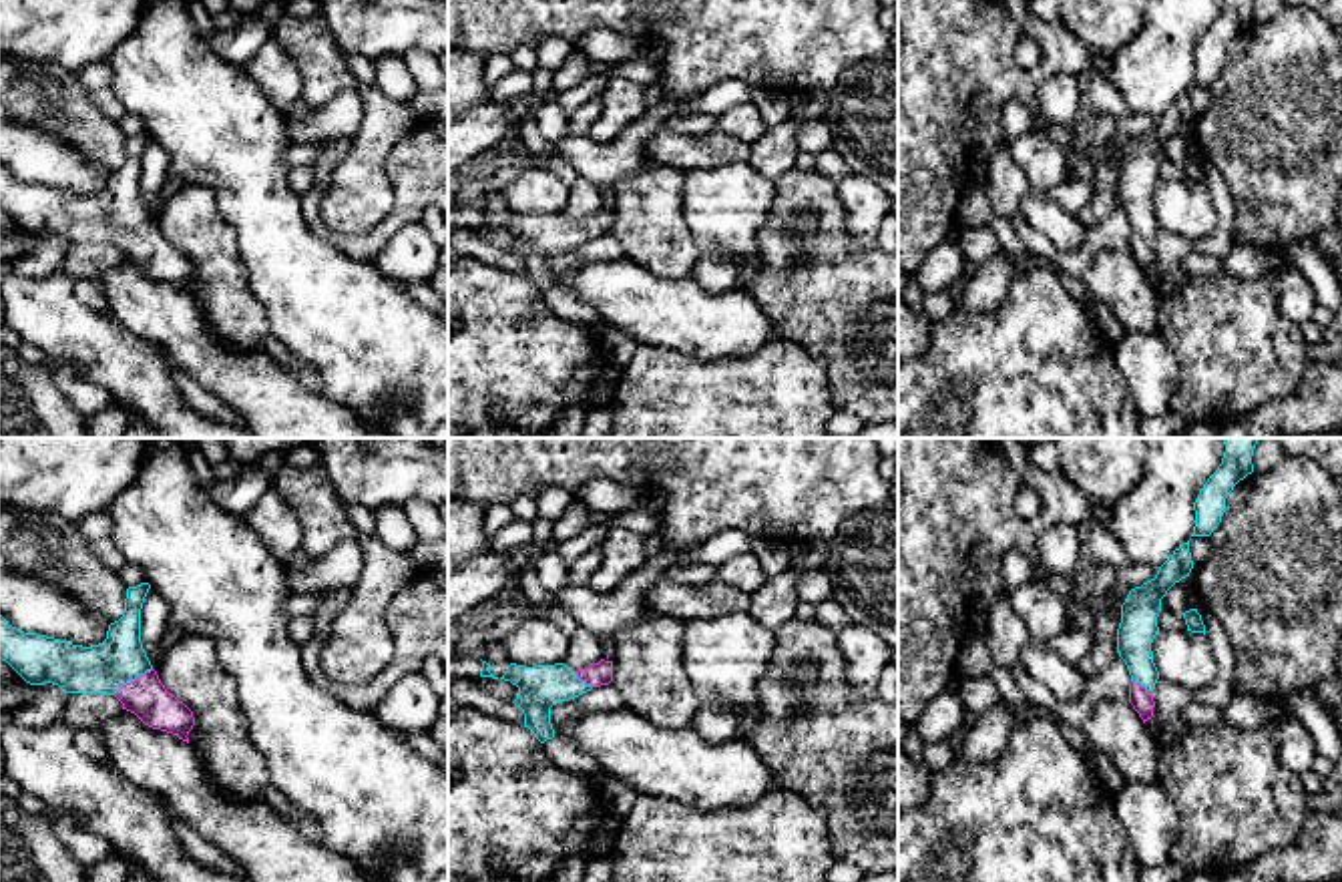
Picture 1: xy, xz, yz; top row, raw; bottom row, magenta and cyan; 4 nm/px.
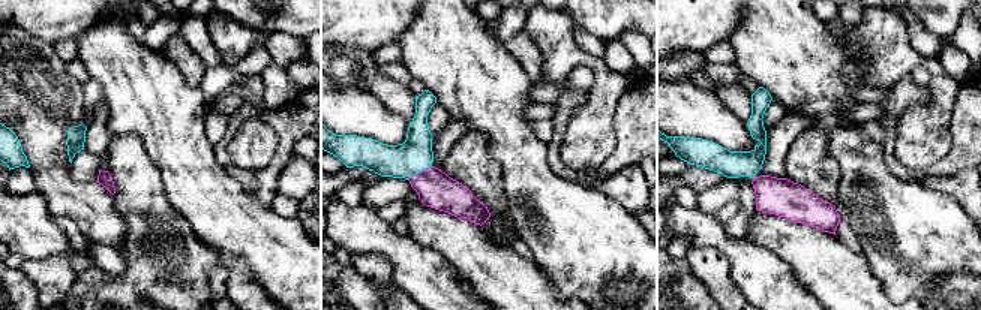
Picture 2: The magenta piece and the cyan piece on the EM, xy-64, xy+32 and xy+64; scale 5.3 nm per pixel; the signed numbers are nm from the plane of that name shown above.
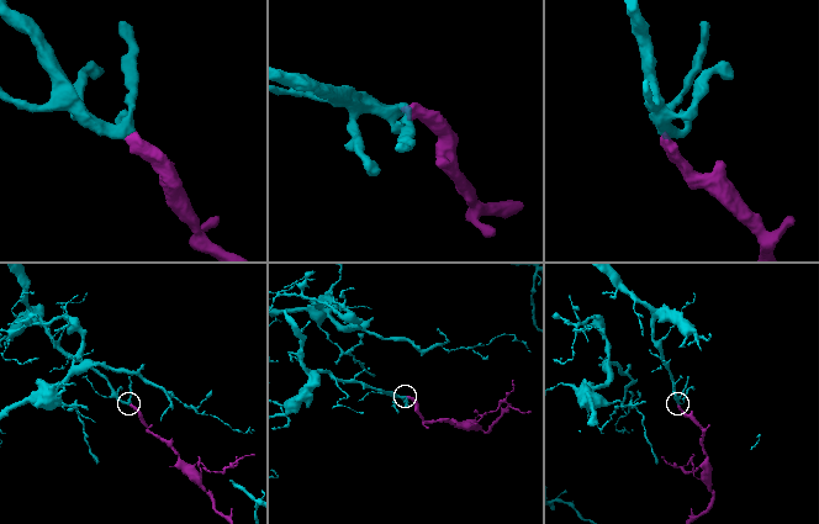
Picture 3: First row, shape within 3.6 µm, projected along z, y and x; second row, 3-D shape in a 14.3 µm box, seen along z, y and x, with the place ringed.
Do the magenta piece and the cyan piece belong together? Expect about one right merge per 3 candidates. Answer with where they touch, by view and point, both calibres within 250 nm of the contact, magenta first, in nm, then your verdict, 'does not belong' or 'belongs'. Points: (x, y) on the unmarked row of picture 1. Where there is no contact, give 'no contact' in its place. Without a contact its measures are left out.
xy (131, 232) | 160/200 nm | belongs

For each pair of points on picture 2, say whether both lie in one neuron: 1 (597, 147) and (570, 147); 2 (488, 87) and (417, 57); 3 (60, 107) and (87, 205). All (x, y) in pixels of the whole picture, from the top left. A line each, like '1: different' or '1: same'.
1: same
2: same
3: same

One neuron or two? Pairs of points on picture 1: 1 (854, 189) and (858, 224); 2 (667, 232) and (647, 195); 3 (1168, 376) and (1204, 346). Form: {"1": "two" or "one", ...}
{"1": "one", "2": "one", "3": "two"}

